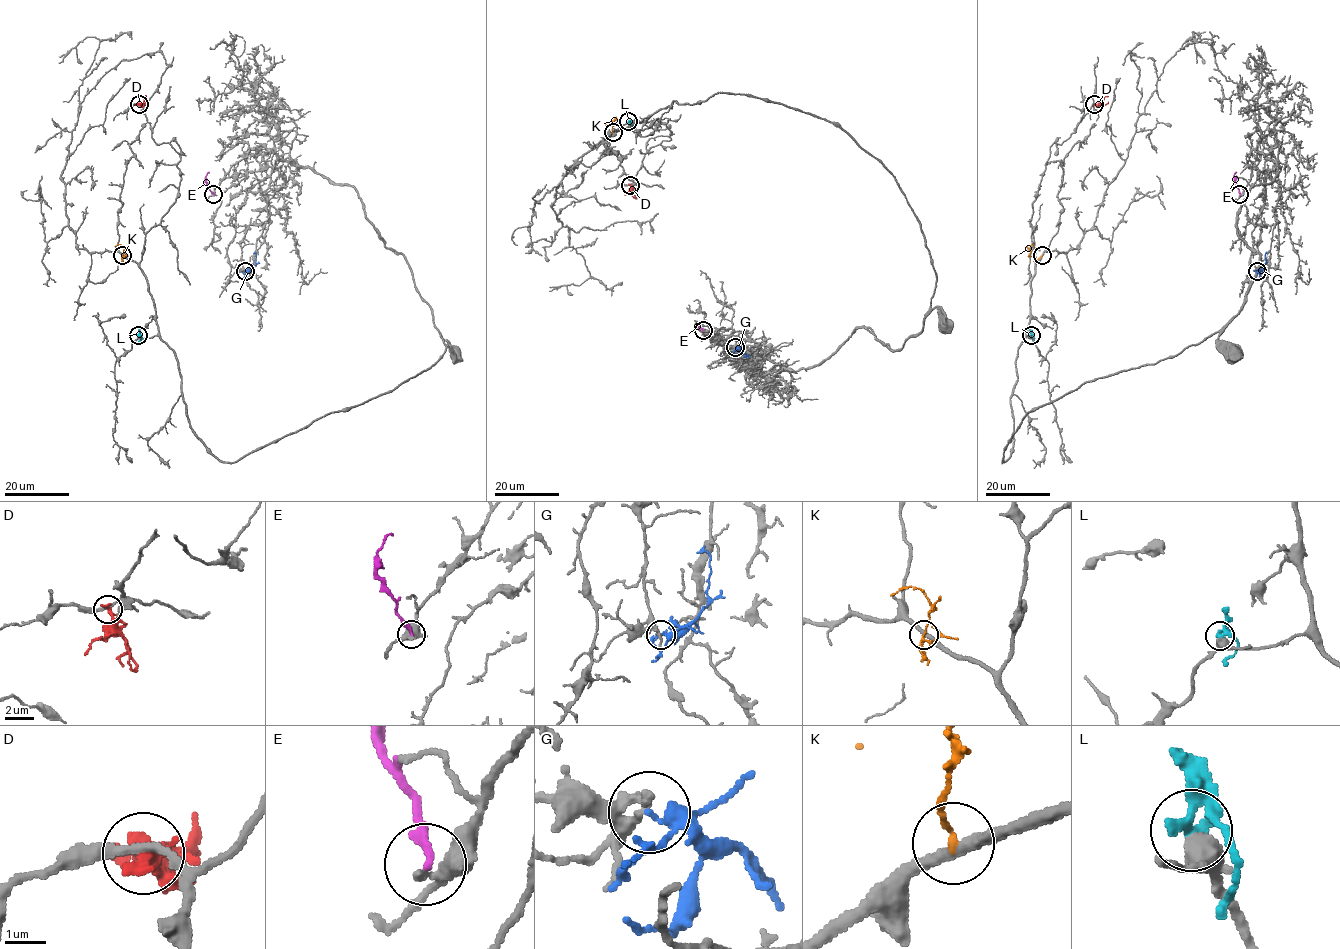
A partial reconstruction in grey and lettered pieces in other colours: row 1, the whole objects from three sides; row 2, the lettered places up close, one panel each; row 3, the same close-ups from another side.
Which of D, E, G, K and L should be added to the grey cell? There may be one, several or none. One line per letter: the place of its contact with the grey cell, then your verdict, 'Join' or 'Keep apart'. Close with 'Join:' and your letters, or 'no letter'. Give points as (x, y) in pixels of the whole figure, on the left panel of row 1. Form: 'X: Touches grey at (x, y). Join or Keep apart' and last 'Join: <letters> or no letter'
D: Touches grey at (139, 104). Keep apart
E: Touches grey at (213, 194). Keep apart
G: Touches grey at (245, 271). Keep apart
K: Touches grey at (122, 255). Keep apart
L: Touches grey at (138, 335). Keep apart
Join: no letter

